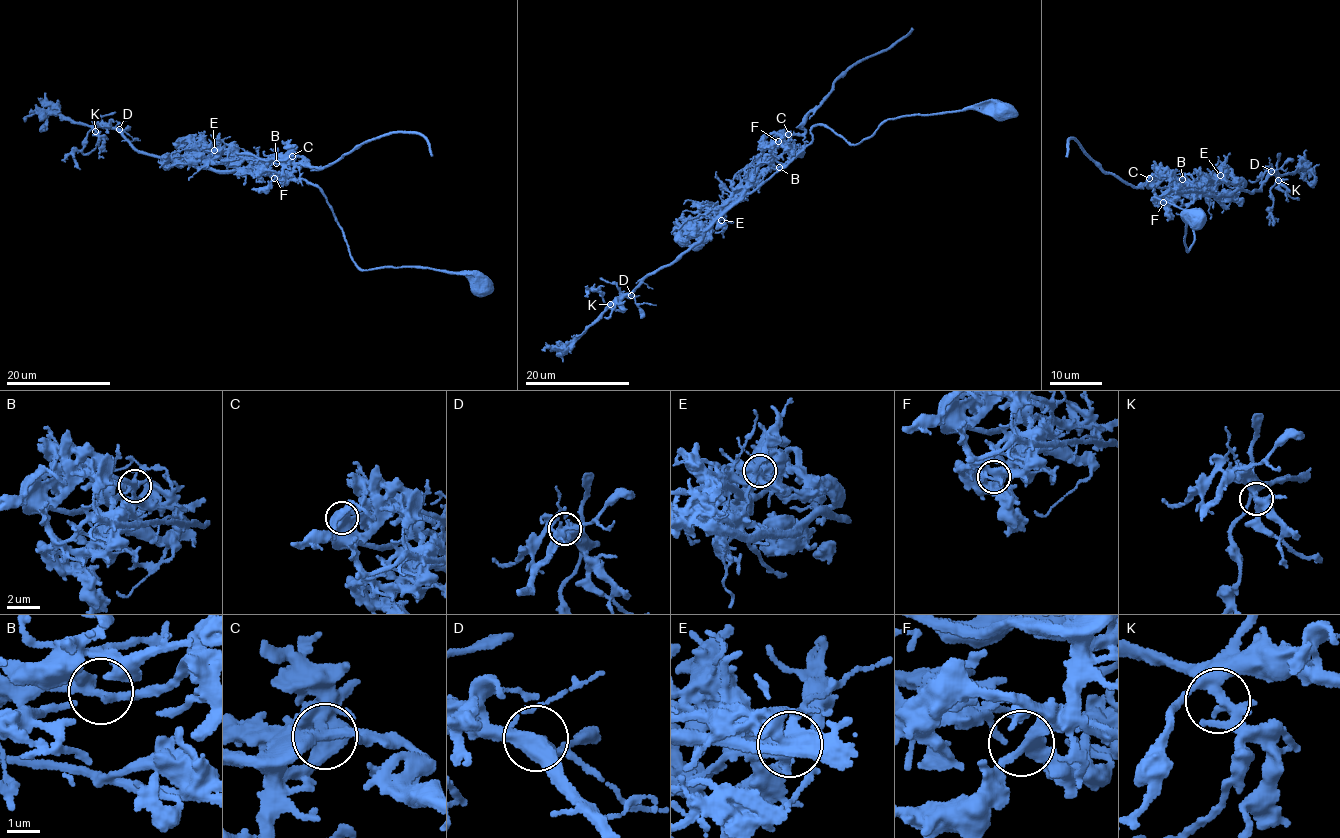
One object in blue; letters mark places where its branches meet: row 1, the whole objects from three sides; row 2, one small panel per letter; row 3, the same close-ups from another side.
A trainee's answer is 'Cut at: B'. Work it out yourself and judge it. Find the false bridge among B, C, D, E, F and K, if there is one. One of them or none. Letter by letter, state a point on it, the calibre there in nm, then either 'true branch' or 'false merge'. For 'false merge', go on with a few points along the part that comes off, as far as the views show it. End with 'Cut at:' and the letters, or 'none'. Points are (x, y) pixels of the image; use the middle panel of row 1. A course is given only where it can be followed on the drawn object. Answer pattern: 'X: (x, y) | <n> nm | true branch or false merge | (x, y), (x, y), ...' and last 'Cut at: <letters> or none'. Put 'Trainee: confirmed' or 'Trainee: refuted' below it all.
B: (779, 167) | 300 nm | false merge | (778, 167), (789, 151), (773, 141), (740, 172), (732, 200), (695, 219), (700, 242), (678, 240), (705, 226)
C: (788, 134) | 340 nm | true branch
D: (631, 295) | 400 nm | true branch
E: (721, 220) | 200 nm | true branch
F: (778, 141) | 320 nm | true branch
K: (610, 304) | 280 nm | true branch
Cut at: B
Trainee: confirmed

